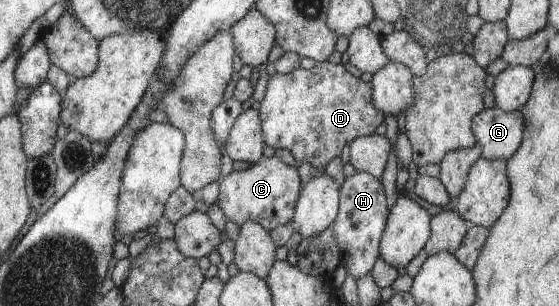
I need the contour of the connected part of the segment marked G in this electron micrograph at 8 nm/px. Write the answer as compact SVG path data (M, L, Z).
M498 107L487 108L474 116L472 120L472 132L476 137L477 144L481 146L481 156L490 160L505 160L521 146L524 140L525 117L522 111L506 112Z

